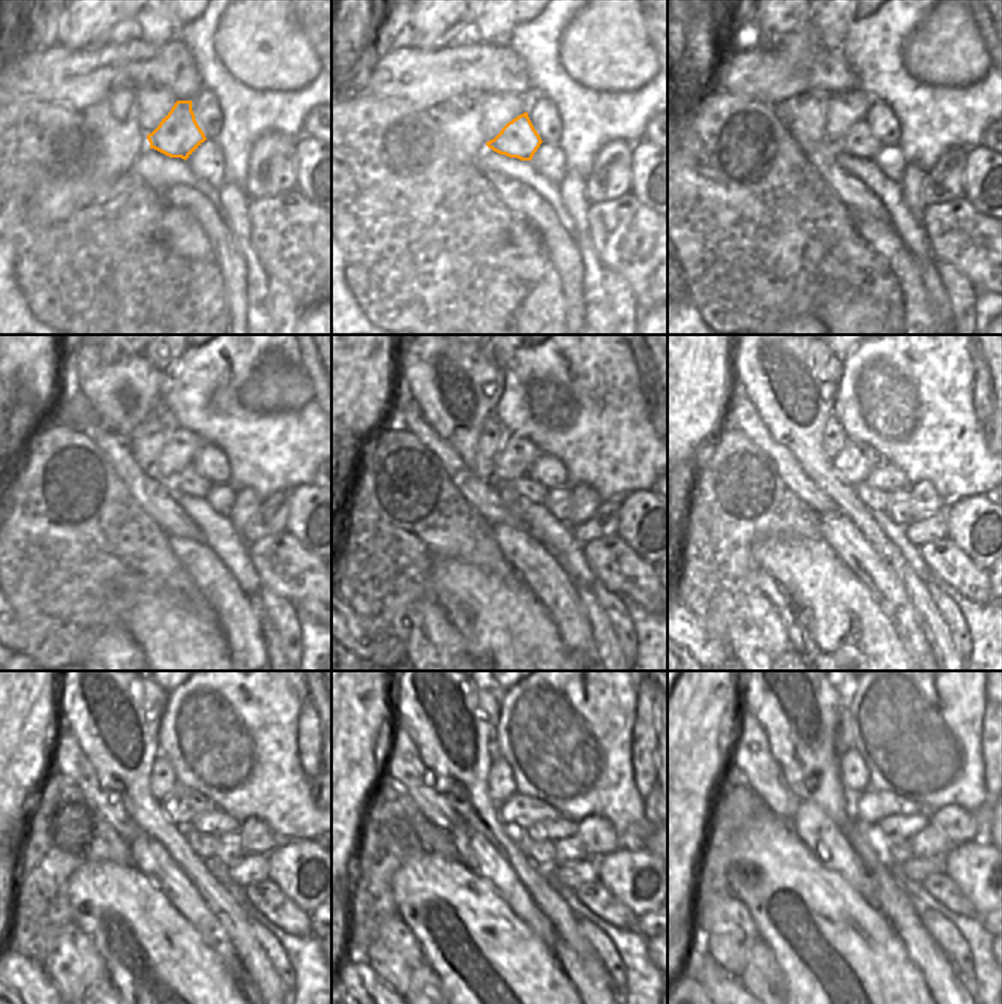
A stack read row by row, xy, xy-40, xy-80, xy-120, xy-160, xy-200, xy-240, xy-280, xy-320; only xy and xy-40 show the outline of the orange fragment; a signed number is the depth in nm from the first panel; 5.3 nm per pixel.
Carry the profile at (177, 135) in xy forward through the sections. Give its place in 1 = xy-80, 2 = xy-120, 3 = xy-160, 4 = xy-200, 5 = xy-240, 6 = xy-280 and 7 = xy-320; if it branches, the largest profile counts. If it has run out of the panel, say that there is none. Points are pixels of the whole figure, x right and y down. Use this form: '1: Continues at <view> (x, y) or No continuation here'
1: Continues at xy-80 (860, 141)
2: Continues at xy-120 (189, 482)
3: Continues at xy-160 (528, 488)
4: Continues at xy-200 (876, 500)
5: Continues at xy-240 (206, 845)
6: Continues at xy-280 (540, 851)
7: Continues at xy-320 (896, 856).

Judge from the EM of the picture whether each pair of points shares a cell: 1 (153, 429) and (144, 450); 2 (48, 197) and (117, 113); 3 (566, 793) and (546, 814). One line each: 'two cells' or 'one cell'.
1: one cell
2: one cell
3: two cells

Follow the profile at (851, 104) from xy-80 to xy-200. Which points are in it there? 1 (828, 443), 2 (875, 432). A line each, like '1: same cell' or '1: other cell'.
1: other cell
2: other cell

